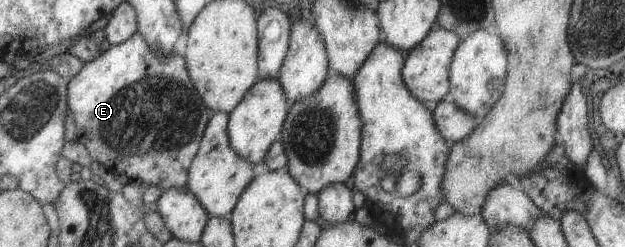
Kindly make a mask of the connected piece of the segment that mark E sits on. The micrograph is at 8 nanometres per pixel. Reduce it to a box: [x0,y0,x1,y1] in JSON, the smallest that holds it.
[67,31,212,191]

